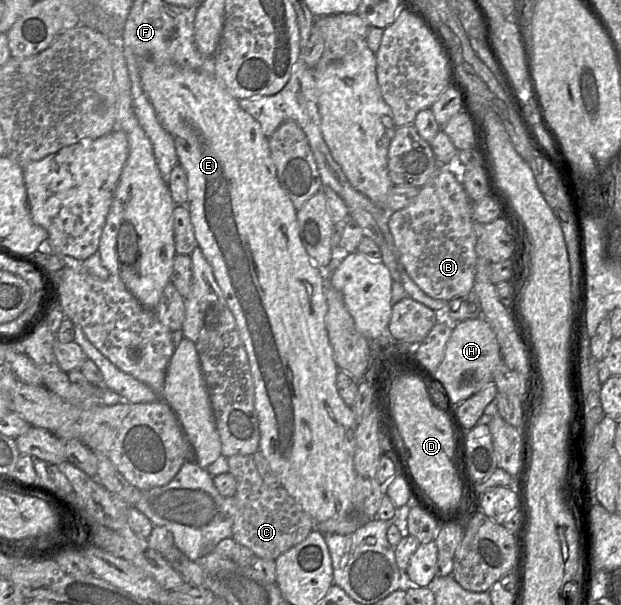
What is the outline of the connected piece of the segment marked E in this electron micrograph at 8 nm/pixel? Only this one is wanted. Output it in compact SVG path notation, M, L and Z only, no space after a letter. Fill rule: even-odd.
M144 62L140 74L141 87L152 104L162 127L172 136L180 164L186 172L188 182L187 208L190 211L198 246L211 265L216 281L223 293L226 303L235 317L241 341L246 350L254 384L254 407L260 431L259 451L268 461L271 470L277 475L281 486L312 518L315 523L326 521L349 509L355 484L354 453L356 444L357 422L350 406L340 397L336 379L338 366L330 345L325 324L327 302L325 297L325 273L311 260L299 234L297 210L289 196L281 187L276 168L271 157L269 139L264 135L259 123L240 106L219 83L215 76L205 72L182 68L174 65L157 65Z

